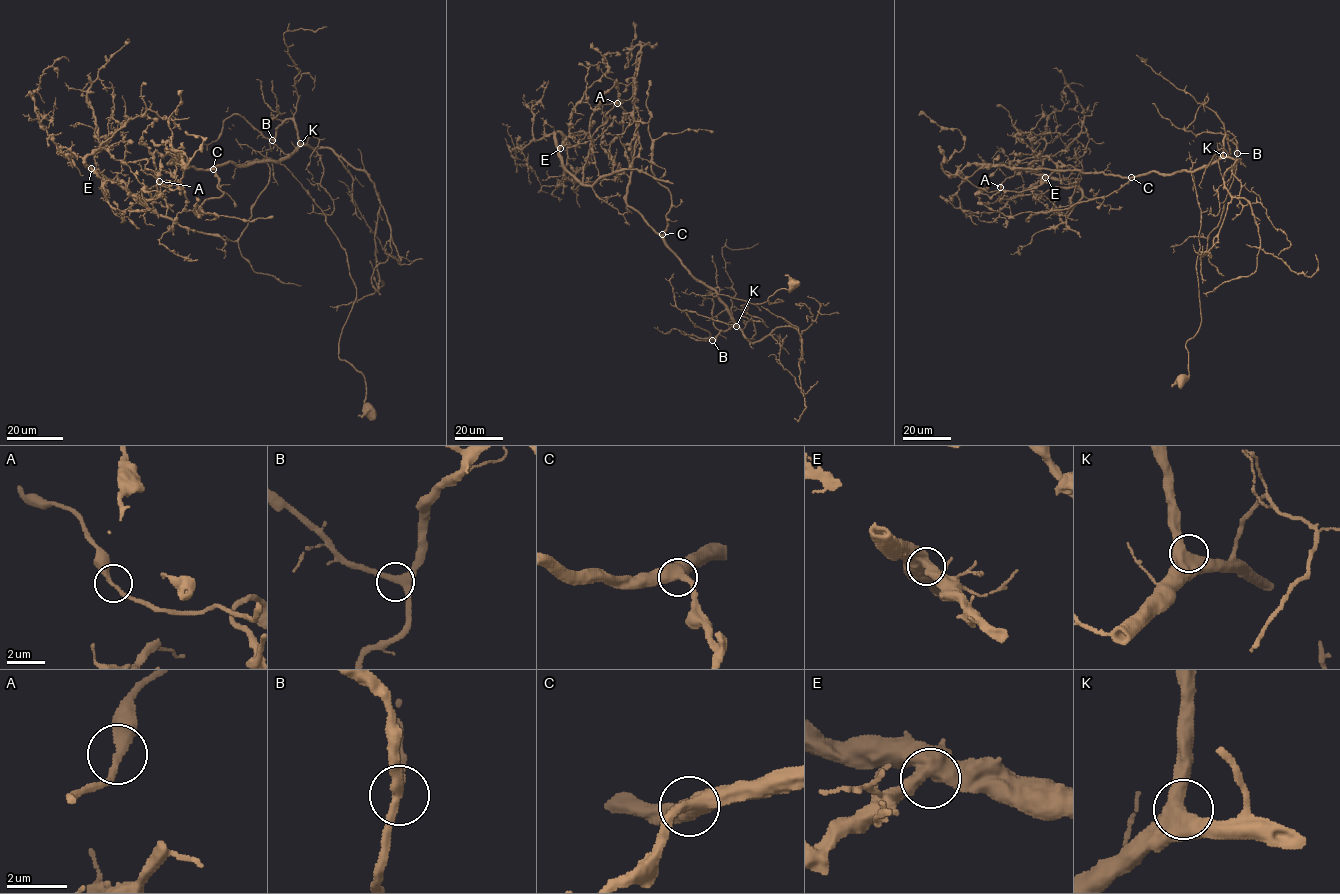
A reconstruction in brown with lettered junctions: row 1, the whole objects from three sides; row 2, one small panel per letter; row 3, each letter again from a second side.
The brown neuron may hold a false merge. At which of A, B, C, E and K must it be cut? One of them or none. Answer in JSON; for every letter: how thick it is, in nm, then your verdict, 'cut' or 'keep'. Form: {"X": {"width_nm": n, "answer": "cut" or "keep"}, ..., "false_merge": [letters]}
{"A": {"width_nm": 280, "answer": "cut"}, "B": {"width_nm": 320, "answer": "keep"}, "C": {"width_nm": 500, "answer": "keep"}, "E": {"width_nm": 550, "answer": "keep"}, "K": {"width_nm": 600, "answer": "keep"}, "false_merge": ["A"]}

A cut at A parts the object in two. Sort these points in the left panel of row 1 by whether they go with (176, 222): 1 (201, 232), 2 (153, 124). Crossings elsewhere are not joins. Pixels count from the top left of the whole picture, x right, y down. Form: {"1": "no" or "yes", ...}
{"1": "yes", "2": "no"}

